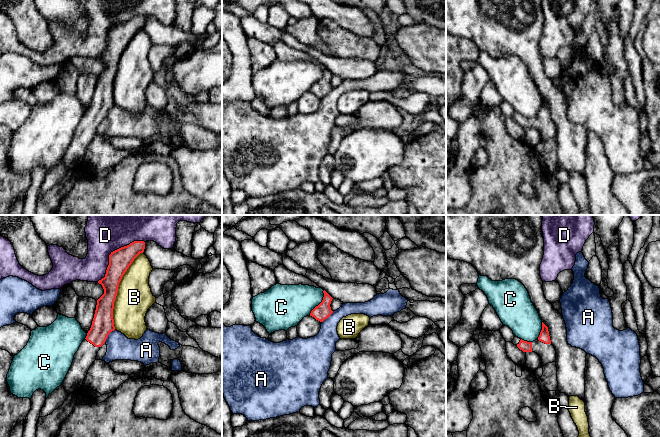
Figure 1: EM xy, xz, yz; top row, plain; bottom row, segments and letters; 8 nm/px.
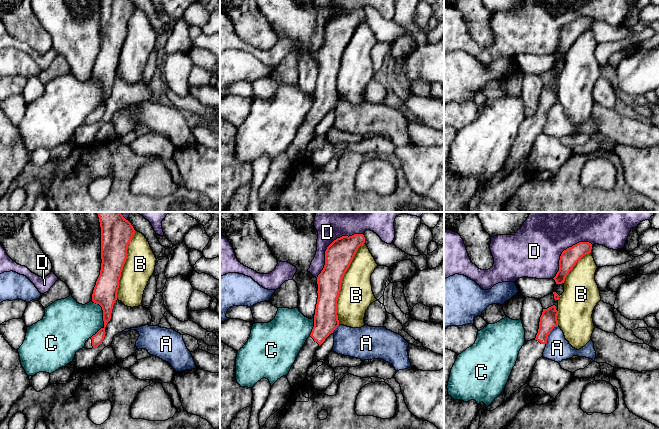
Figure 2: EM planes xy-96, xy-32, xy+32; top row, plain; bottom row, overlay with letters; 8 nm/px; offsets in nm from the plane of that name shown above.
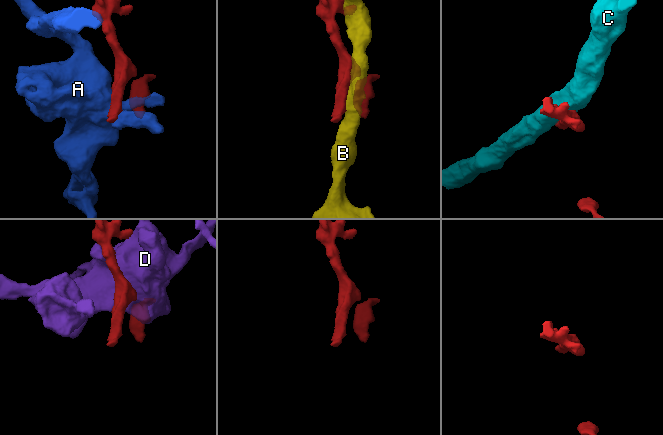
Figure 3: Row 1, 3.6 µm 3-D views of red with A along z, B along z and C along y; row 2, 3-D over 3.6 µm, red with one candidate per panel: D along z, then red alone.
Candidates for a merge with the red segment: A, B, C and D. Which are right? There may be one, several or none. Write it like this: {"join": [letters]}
{"join": []}

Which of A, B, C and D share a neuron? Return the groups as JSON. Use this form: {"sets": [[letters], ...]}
{"sets": [["A"], ["B"], ["C"], ["D"]]}

